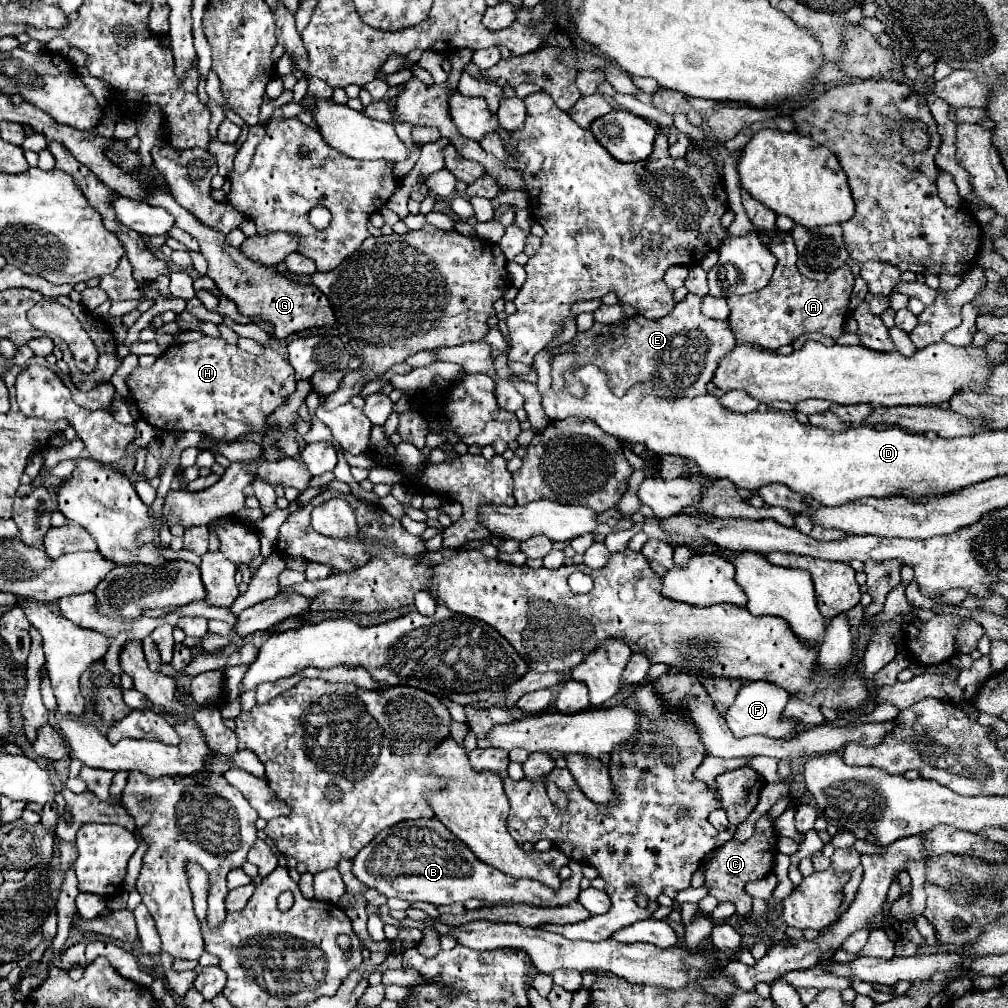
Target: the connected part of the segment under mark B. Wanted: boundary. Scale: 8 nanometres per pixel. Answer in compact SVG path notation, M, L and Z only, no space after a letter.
M406 820L392 828L380 832L366 848L362 848L352 860L354 876L366 884L368 888L376 888L386 898L402 898L408 902L424 900L430 904L450 904L450 902L466 902L470 898L482 900L484 904L498 902L516 902L516 904L532 904L532 906L566 906L574 902L580 894L582 864L570 862L572 874L562 882L560 890L552 892L540 882L530 880L512 880L504 876L500 870L476 860L470 848L456 840L448 828L440 824L440 820Z

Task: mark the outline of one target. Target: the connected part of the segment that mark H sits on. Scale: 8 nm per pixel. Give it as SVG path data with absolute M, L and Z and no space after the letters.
M202 336L198 342L168 346L152 368L136 368L126 384L150 426L162 432L196 430L214 440L238 440L248 432L264 432L266 416L296 388L296 378L294 368L276 348L266 346L256 360L248 360L222 336Z

